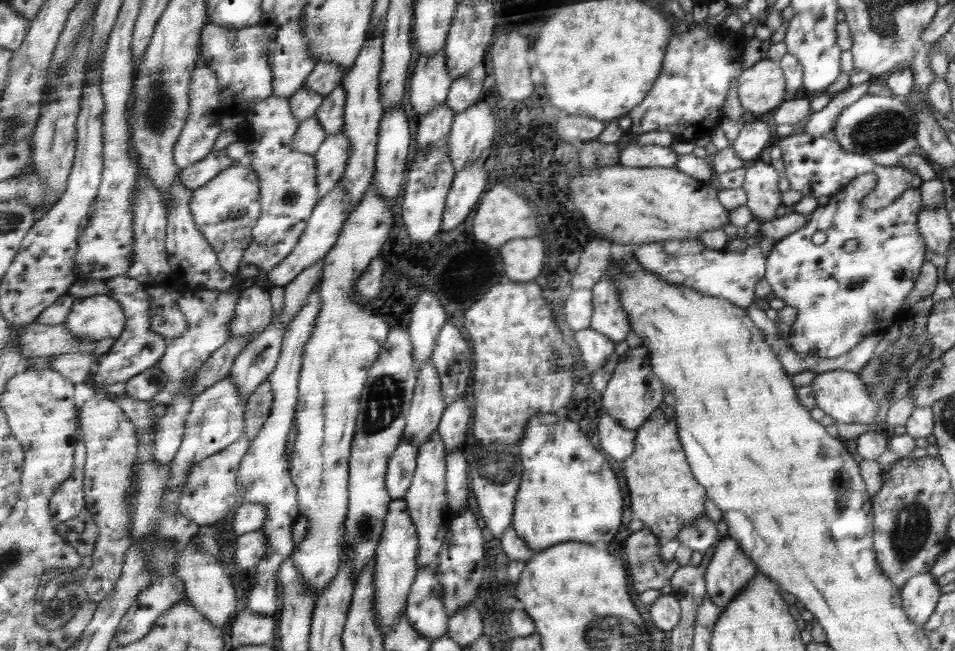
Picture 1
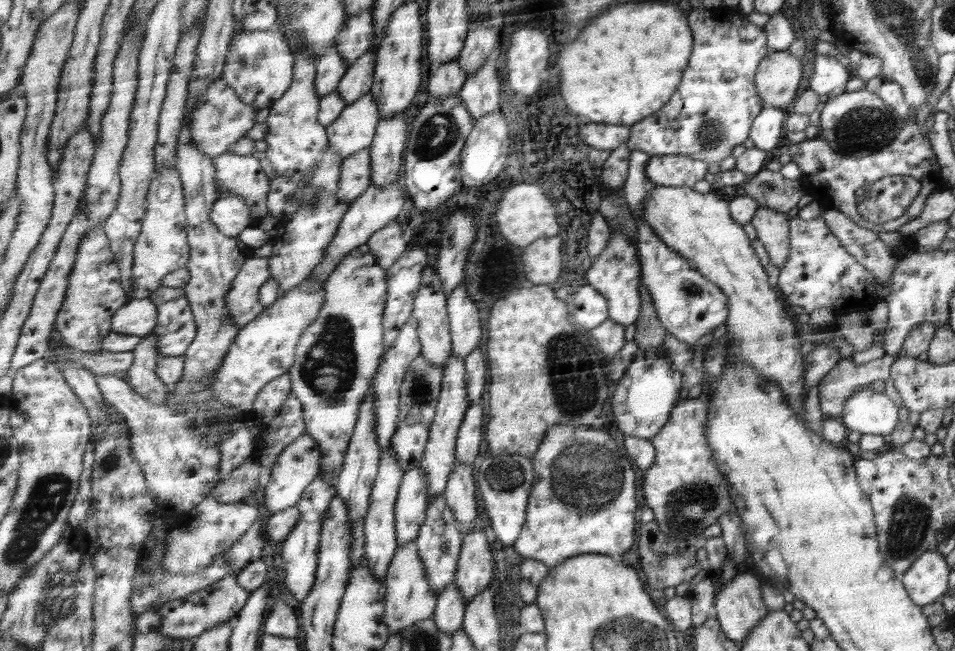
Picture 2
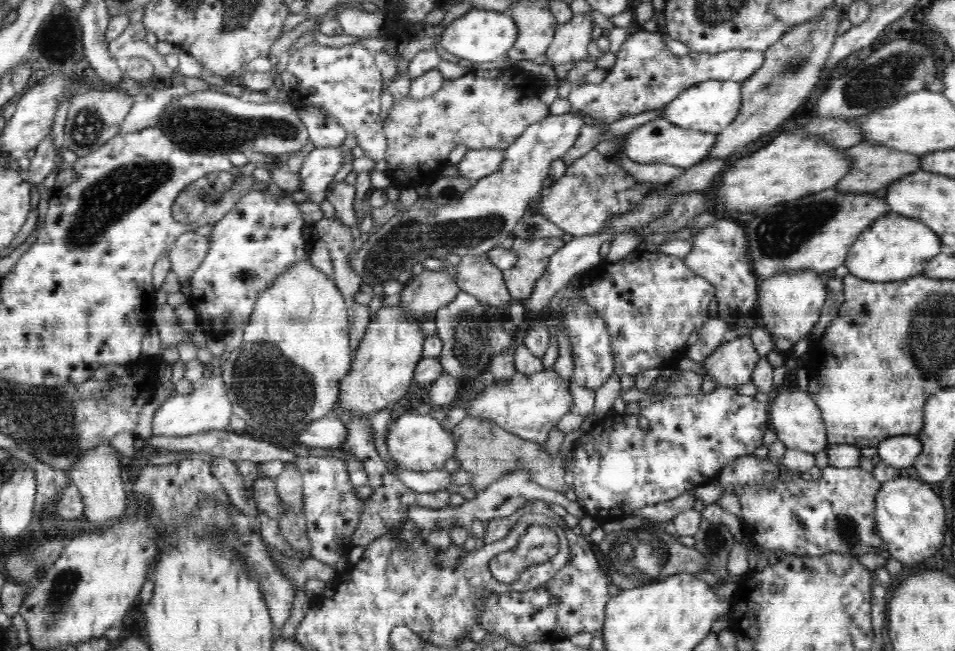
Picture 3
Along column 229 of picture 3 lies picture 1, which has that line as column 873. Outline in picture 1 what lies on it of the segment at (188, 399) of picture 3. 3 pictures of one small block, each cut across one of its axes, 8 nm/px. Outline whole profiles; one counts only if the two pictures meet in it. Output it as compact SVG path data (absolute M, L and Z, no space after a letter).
M833 370L816 374L810 385L814 390L816 407L832 416L834 421L858 425L874 426L879 416L879 404L871 398L862 379L856 377L855 372L846 370Z

